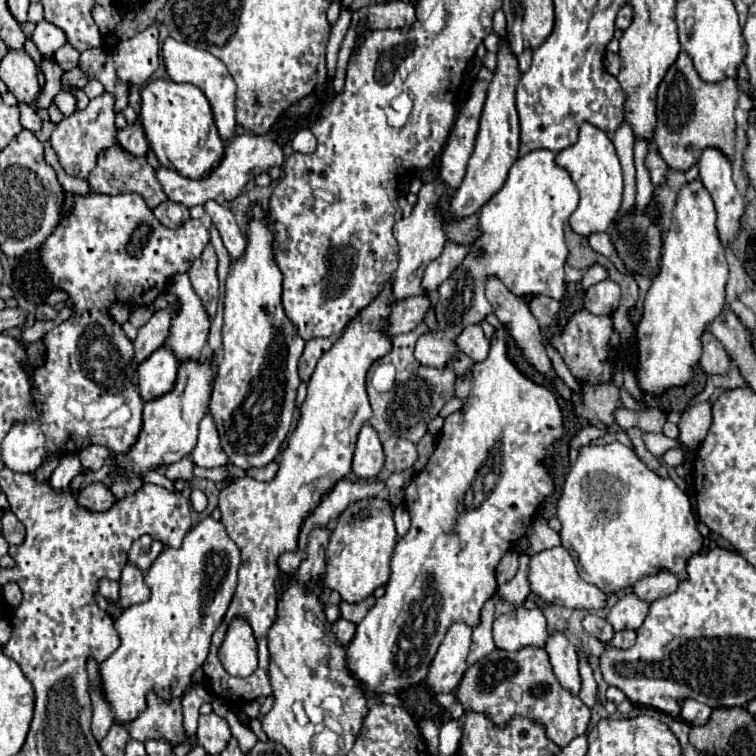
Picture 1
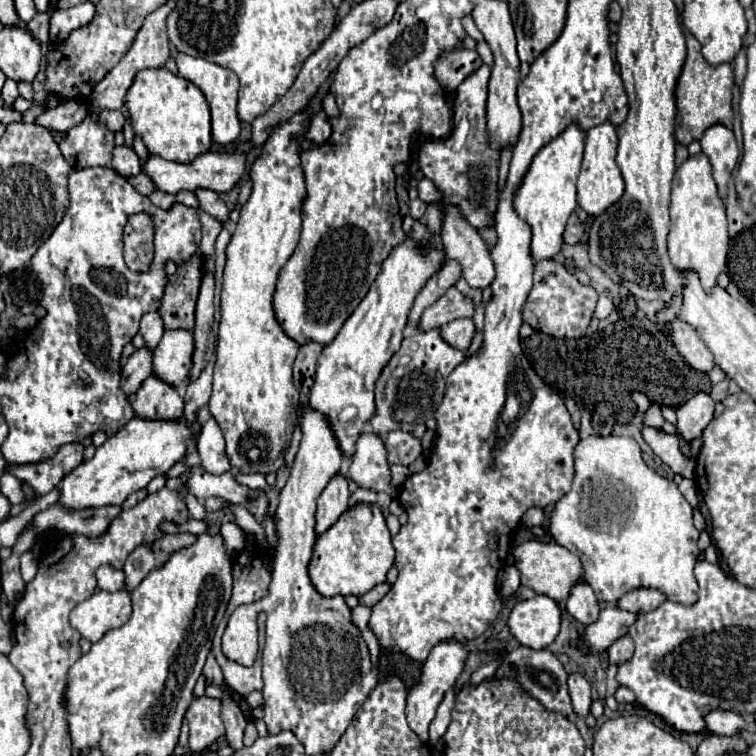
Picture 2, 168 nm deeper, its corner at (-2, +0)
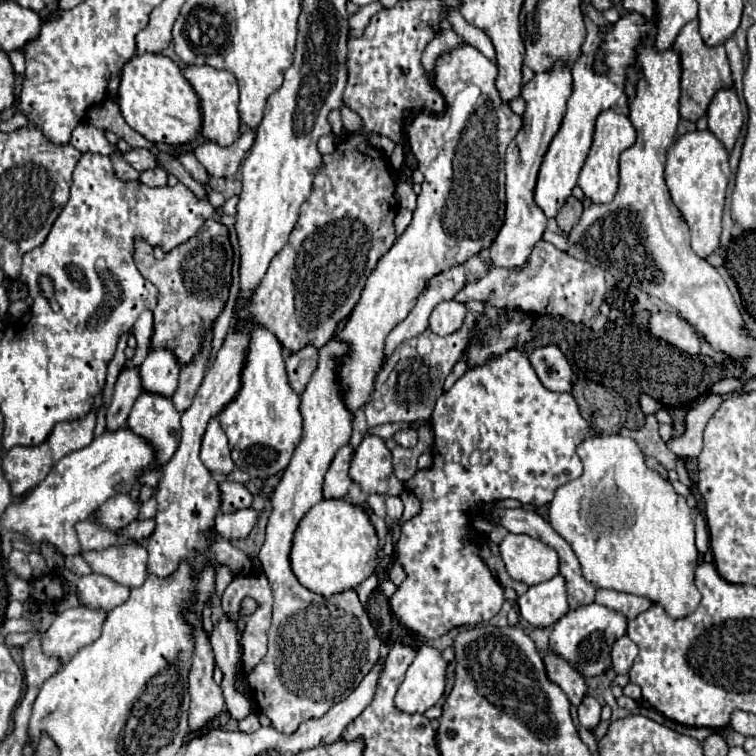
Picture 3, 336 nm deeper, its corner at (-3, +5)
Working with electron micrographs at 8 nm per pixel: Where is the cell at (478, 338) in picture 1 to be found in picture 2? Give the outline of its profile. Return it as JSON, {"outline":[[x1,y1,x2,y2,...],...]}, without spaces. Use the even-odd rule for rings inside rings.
{"outline":[[459,318,459,320,453,320,445,326,441,326,439,334,453,348,467,352,473,342,473,336,475,336,475,324,471,318]]}

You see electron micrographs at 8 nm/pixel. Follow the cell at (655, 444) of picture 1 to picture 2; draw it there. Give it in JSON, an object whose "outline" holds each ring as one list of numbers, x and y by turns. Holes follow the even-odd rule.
{"outline":[[643,426,641,428,643,440,651,446,655,456,659,456,675,474,681,474,683,478,693,478,695,462,691,458,685,458,679,450,679,438,675,434,667,434,663,430]]}

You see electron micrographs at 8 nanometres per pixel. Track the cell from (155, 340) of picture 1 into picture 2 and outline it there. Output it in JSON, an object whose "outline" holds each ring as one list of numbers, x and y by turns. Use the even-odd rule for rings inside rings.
{"outline":[[143,346,143,348,135,350,129,356,127,364,123,366,121,386,123,386,125,394,135,392,151,372,153,372,153,350,149,346]]}

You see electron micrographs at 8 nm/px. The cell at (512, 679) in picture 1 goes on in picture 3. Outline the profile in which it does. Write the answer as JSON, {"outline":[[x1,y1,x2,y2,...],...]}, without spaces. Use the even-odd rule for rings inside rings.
{"outline":[[550,651,542,653,542,659,546,663,548,677,568,695,570,703,578,707,588,693,586,679,580,673,576,673,574,669,570,669,570,665,566,665,566,661,562,661,558,655,554,655]]}

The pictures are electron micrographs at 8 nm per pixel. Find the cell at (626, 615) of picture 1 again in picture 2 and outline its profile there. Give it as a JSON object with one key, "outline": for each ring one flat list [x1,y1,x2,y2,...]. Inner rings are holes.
{"outline":[[607,606,605,610,601,610,599,620,585,628,585,636,581,640,581,646,585,646,591,652,603,652,617,638,625,636,629,626,635,620,637,620,637,614,621,610,619,606]]}

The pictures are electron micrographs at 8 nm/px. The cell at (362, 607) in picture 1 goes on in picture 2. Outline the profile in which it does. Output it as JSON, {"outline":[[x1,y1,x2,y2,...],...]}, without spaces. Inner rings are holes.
{"outline":[[383,582,381,586,375,586,375,588,369,590,367,594,363,594,363,596,359,598,359,602,361,602,363,606,375,606,375,604,377,604,377,602,379,602,387,592,389,592,389,588,391,588,391,586]]}

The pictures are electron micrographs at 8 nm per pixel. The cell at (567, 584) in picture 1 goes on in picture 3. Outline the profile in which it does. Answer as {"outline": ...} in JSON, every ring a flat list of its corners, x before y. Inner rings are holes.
{"outline":[[508,533,498,547,508,575,516,581,538,585,558,575,558,555,554,549,530,535]]}

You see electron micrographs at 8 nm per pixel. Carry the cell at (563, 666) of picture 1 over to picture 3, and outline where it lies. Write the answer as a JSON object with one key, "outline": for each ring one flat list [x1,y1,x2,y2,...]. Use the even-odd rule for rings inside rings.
{"outline":[[586,695,586,701,578,707,578,719,580,719,580,725,586,727,588,731,594,731,600,723,600,703,592,697,592,695]]}

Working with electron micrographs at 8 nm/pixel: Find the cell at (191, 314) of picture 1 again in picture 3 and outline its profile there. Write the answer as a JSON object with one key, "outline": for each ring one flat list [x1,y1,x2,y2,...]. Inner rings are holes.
{"outline":[[168,349,154,351,140,365,142,391,162,397,172,397,178,385,178,373,180,365,178,361,174,361,174,355]]}

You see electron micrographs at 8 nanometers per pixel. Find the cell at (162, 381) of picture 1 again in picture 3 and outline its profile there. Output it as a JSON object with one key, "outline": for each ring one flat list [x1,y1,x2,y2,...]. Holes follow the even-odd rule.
{"outline":[[142,393,136,399,136,403,134,403,134,407,132,407,130,415,128,415,126,427,130,431,134,431,136,435,140,435,150,445,154,445,154,463,150,463,150,467,144,469,144,471,162,467,174,455,174,451,178,449,180,431,182,431,182,427,180,427,180,413,174,409,172,399,168,399,168,397,158,397,158,395,152,395,152,393]]}

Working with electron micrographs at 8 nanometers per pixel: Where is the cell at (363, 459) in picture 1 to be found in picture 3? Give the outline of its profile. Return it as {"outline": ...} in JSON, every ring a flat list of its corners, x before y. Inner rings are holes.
{"outline":[[376,435,364,437,356,447,350,477,364,493,400,495,404,491,404,483,394,475,390,449]]}

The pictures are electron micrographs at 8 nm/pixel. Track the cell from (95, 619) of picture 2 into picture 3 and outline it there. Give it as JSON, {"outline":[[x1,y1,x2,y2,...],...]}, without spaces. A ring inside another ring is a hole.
{"outline":[[84,605,60,613,50,629,42,635,42,651,48,657,58,657,68,663,82,647,98,639,106,611,94,611]]}

